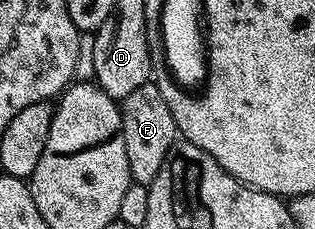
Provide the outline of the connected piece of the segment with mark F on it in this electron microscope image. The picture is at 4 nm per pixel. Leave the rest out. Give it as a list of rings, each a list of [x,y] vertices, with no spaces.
[[[152,81],[145,82],[131,96],[127,96],[120,103],[121,135],[123,144],[127,144],[127,164],[129,177],[133,182],[146,184],[155,180],[159,168],[163,168],[163,160],[167,152],[178,141],[177,125],[171,116],[171,108],[163,101],[159,88],[153,86]]]

